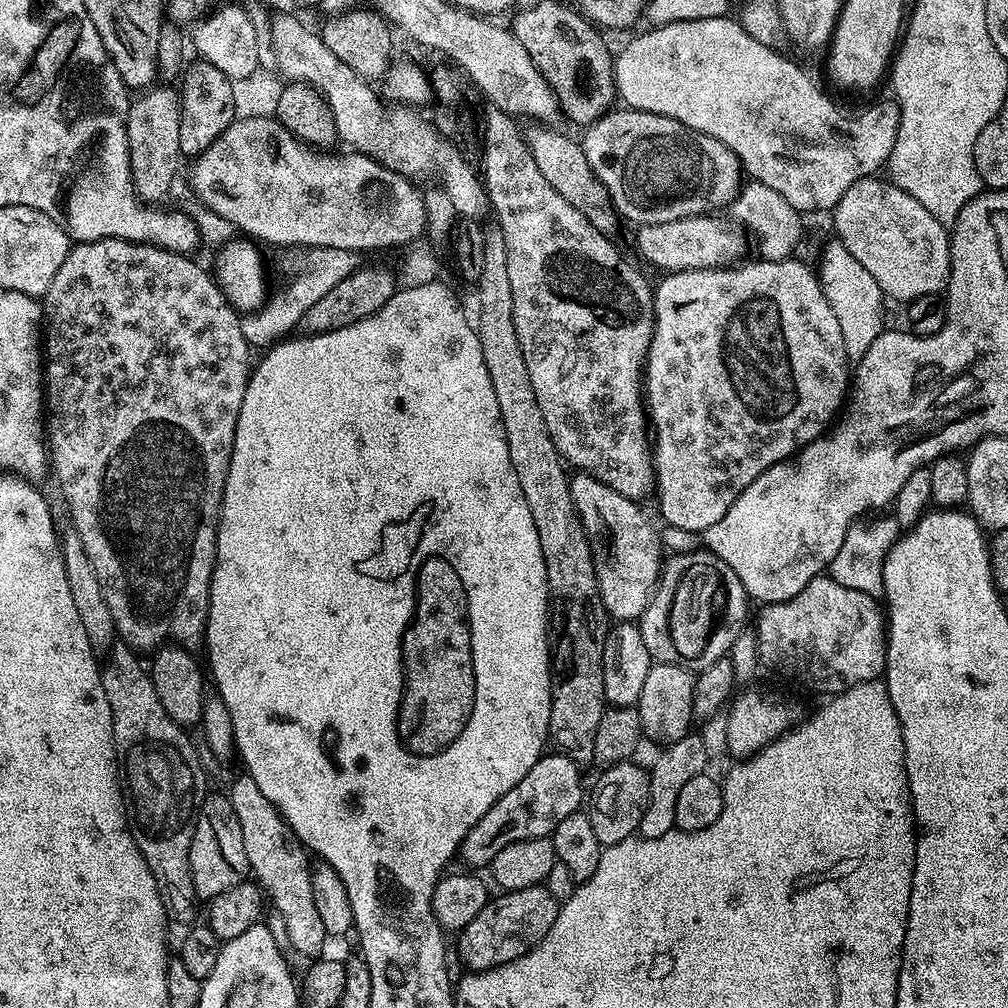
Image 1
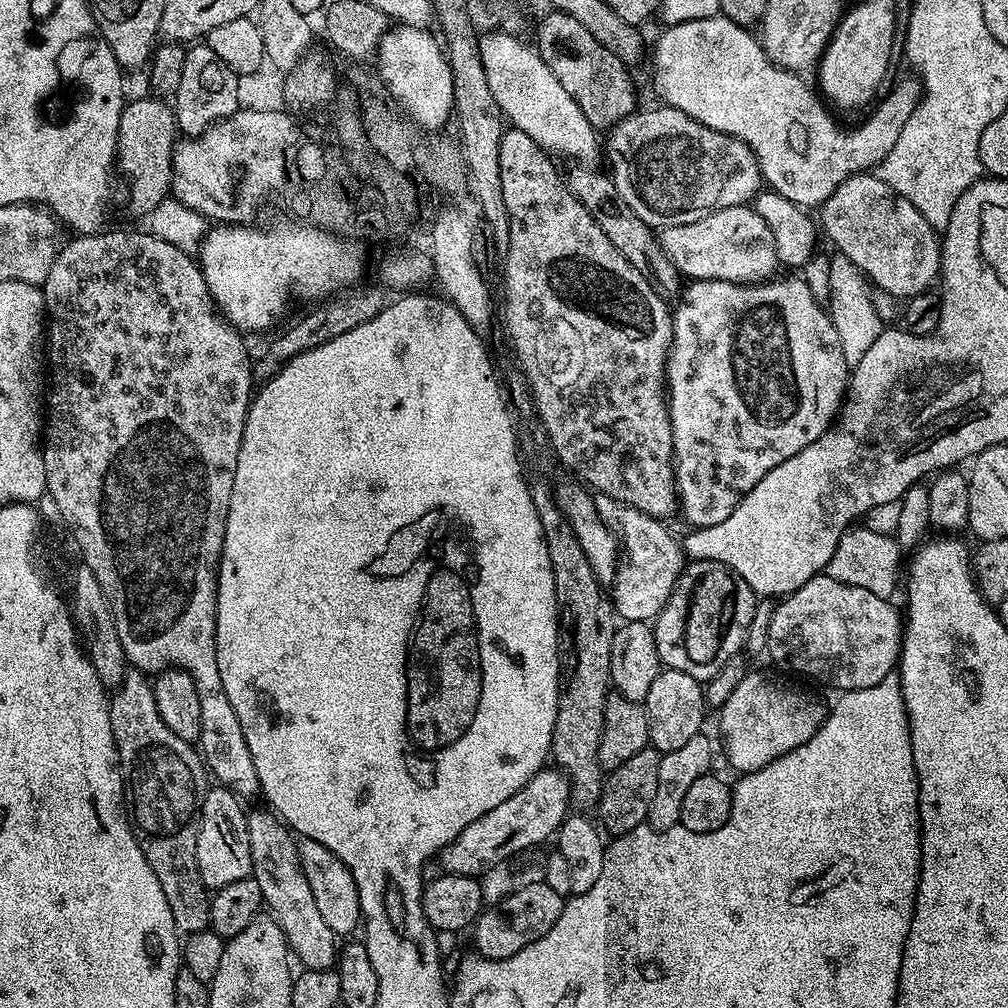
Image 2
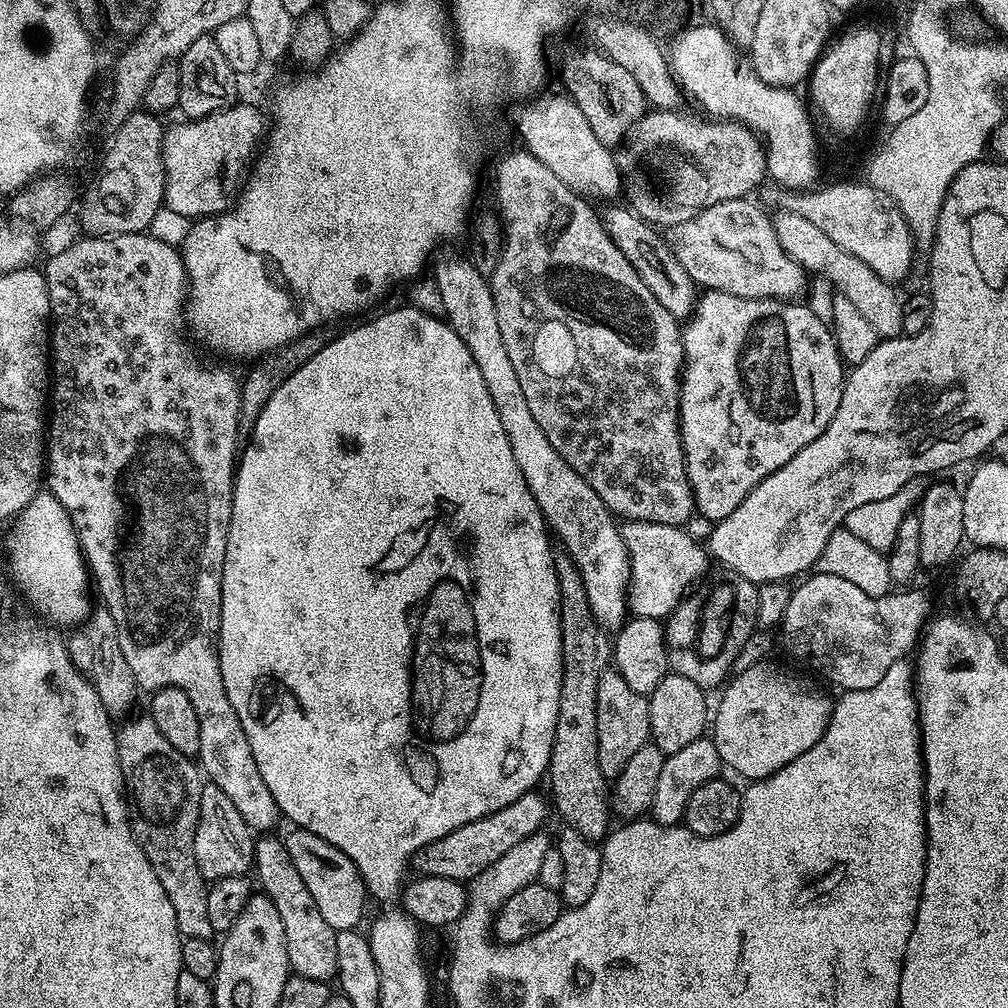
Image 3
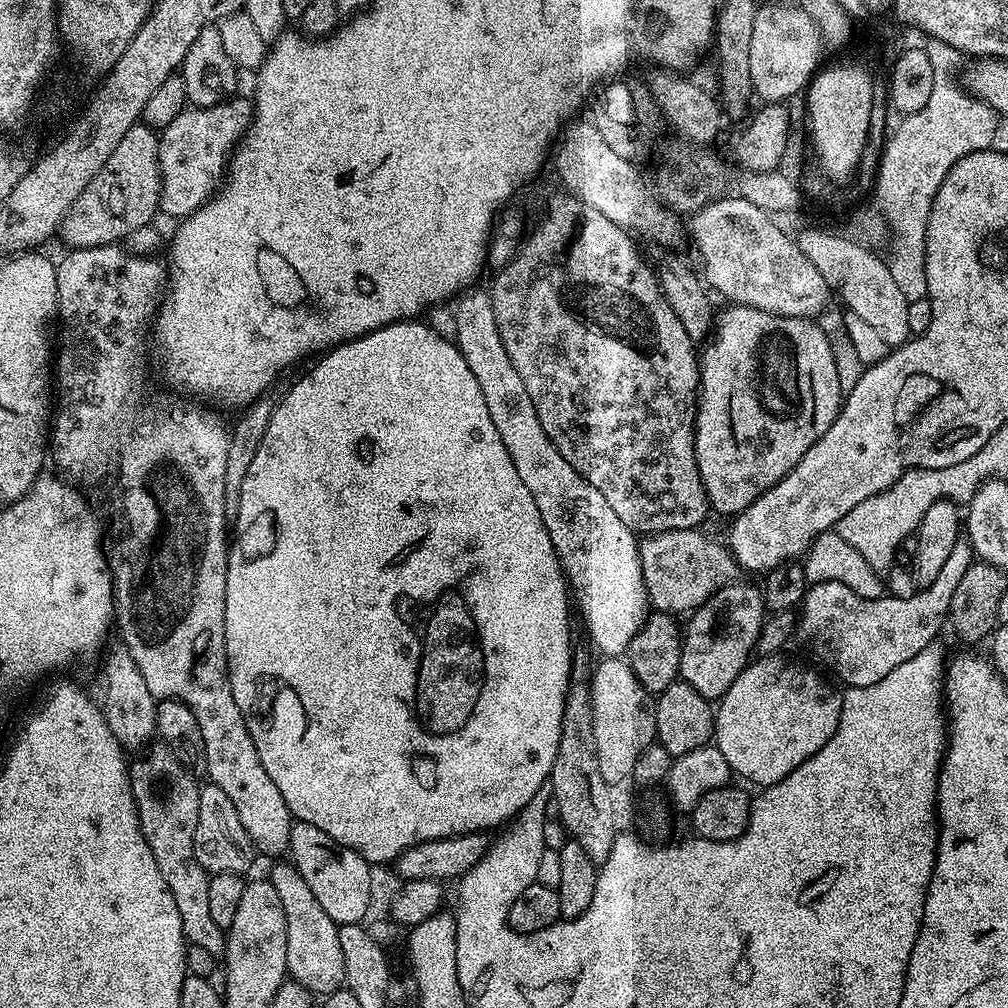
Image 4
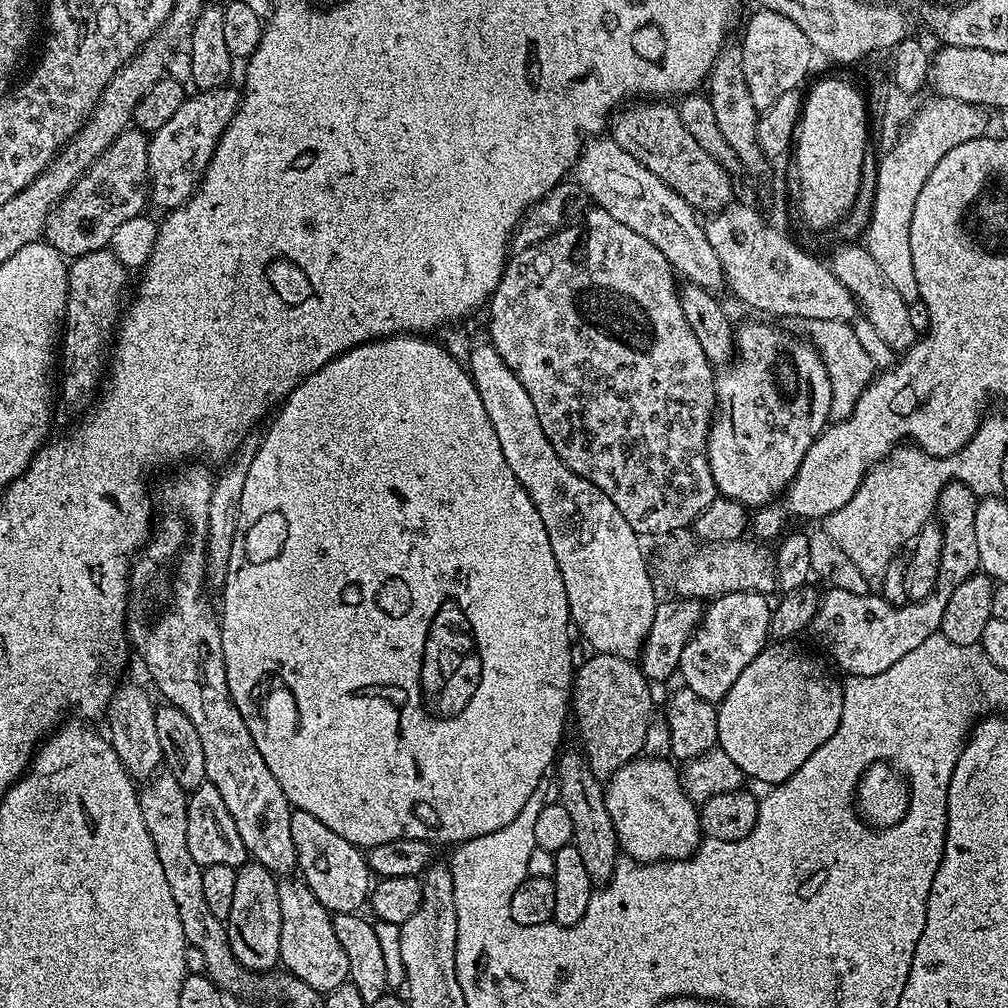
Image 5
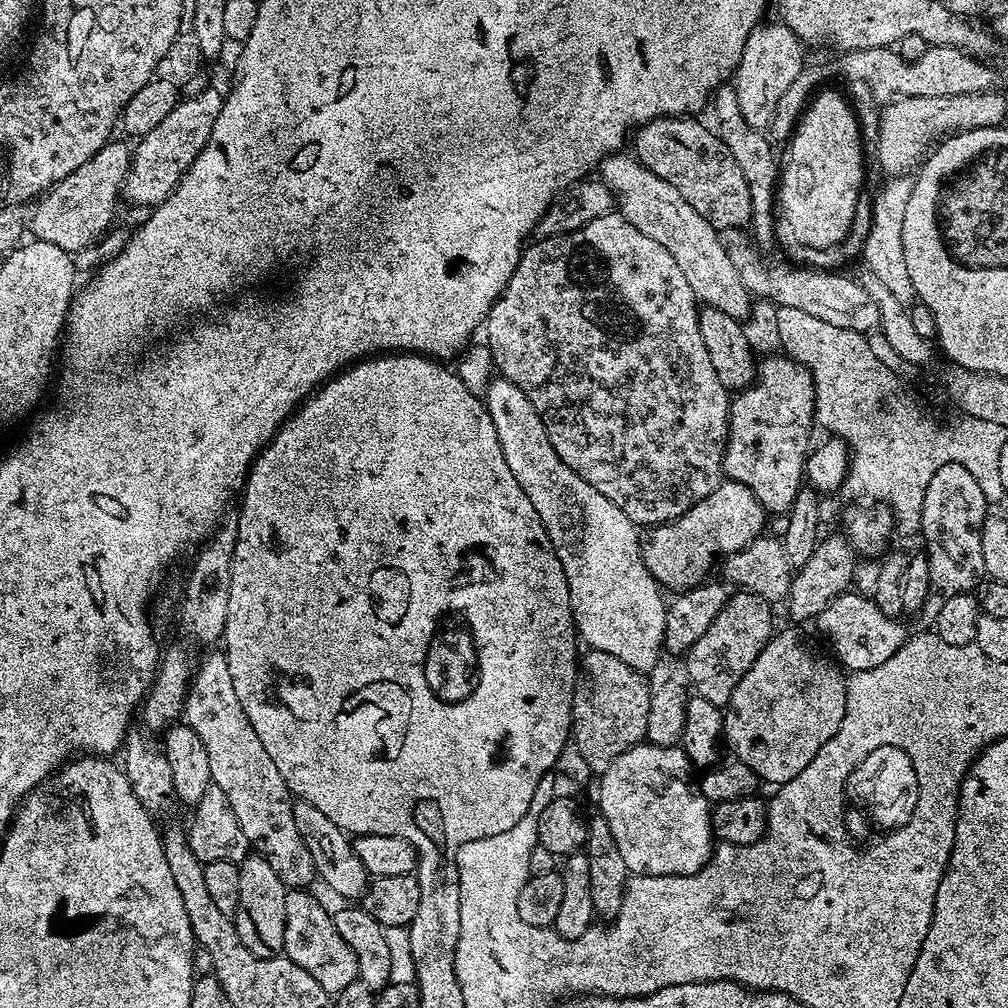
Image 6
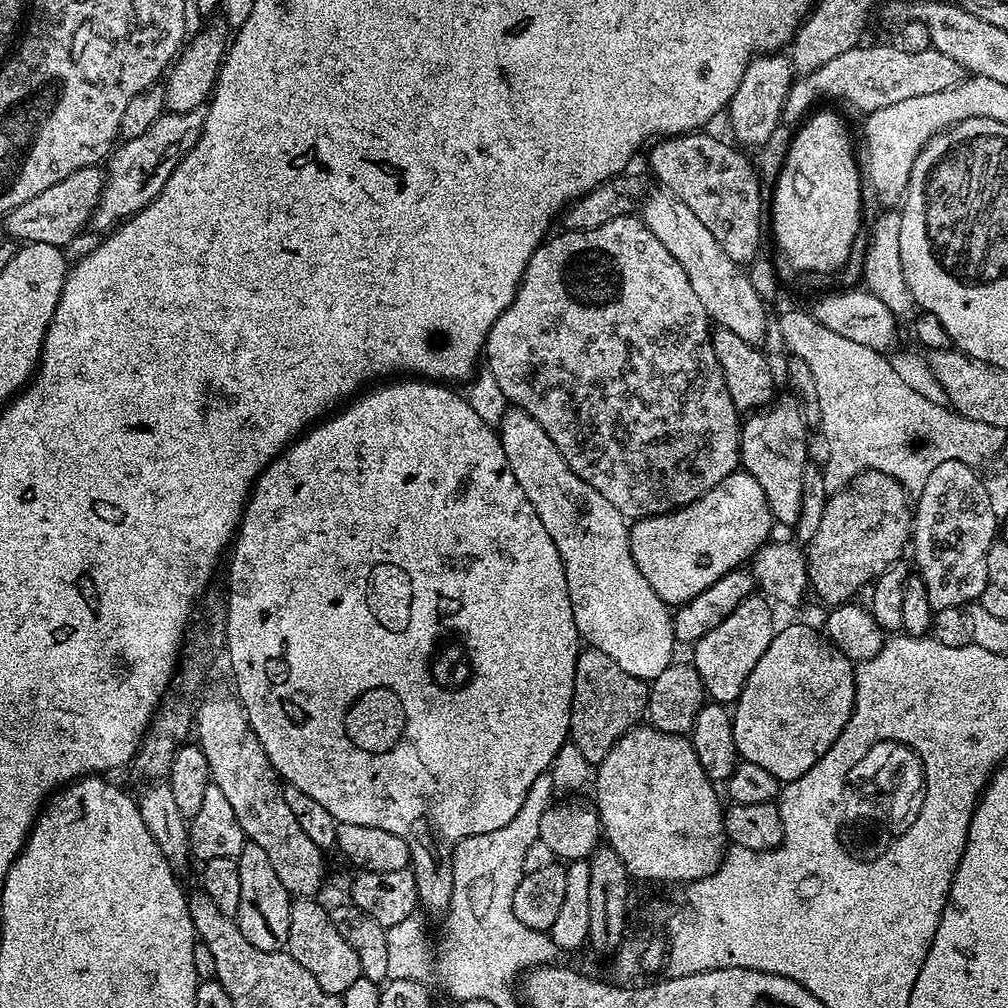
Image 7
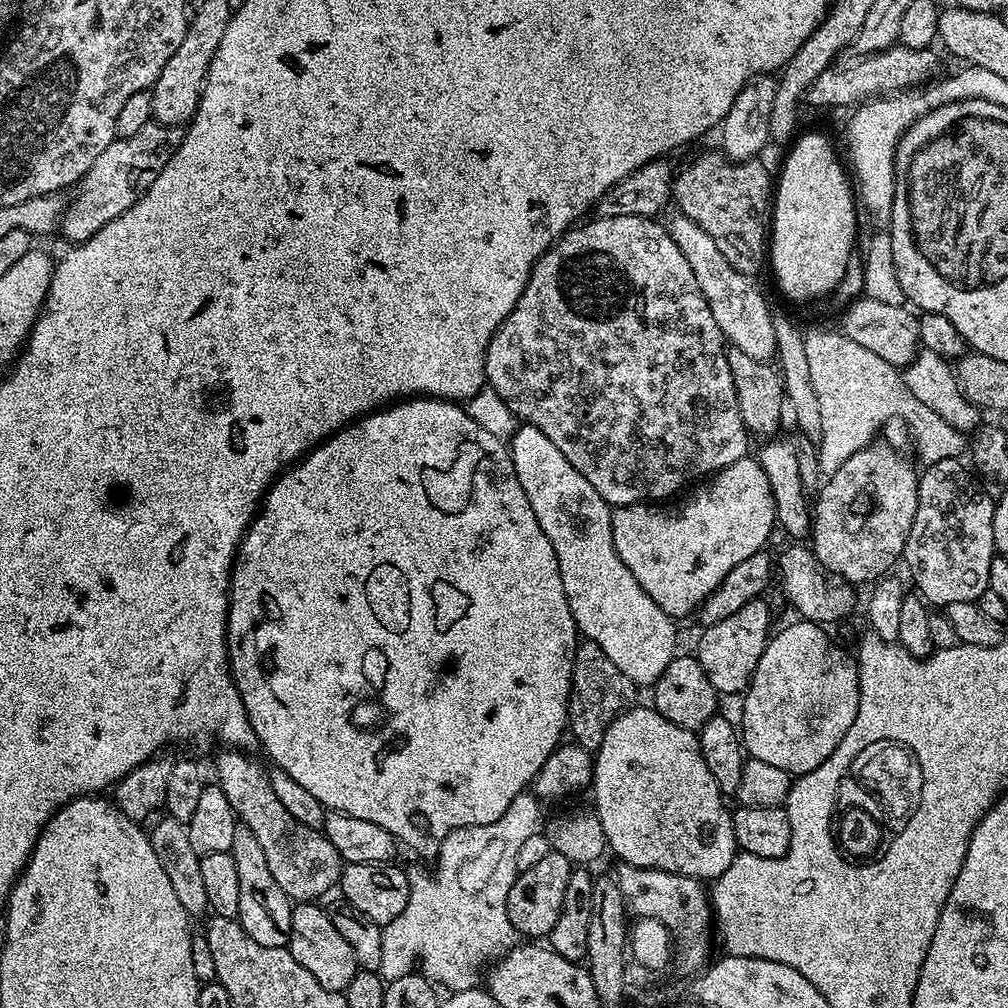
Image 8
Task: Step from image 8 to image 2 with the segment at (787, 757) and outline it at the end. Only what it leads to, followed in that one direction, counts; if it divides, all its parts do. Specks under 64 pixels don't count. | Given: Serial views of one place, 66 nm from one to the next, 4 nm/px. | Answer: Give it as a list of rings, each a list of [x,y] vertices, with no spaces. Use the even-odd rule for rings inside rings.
[[[749,671],[747,676],[738,682],[734,694],[726,698],[726,702],[718,709],[720,716],[720,732],[724,735],[724,748],[728,751],[728,760],[737,768],[737,773],[753,772],[762,770],[774,758],[810,742],[814,734],[824,724],[826,715],[826,704],[816,696],[811,696],[808,692],[803,692],[800,688],[795,688],[792,684],[787,684],[784,680],[779,680],[776,676],[771,676],[768,672]]]

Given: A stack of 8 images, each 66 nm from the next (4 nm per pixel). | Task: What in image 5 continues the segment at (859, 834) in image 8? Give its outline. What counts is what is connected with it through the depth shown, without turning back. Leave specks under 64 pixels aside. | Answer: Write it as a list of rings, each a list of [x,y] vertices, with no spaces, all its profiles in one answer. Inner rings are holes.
[[[875,756],[873,760],[868,760],[868,764],[864,764],[864,768],[860,768],[856,780],[852,780],[848,808],[852,808],[852,820],[856,820],[864,832],[872,832],[872,836],[884,836],[884,832],[896,832],[896,828],[908,824],[915,796],[916,787],[912,784],[908,768],[904,768],[904,764],[892,756]]]

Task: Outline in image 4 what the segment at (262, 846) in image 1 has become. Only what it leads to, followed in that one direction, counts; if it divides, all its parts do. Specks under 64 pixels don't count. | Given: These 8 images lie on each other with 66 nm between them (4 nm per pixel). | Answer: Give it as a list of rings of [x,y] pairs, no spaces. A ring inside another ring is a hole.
[[[285,862],[273,866],[270,879],[274,890],[278,892],[278,902],[282,902],[282,914],[286,922],[288,976],[320,998],[345,987],[342,942],[338,942],[340,929],[332,921],[330,914],[326,914],[326,910],[318,906],[314,890],[306,886],[306,878],[298,874],[295,864]]]

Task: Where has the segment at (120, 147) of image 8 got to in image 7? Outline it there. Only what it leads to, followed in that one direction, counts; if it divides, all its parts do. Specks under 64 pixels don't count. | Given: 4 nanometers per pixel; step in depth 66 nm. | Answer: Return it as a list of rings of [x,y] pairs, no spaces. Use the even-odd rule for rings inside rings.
[[[195,108],[186,114],[168,112],[160,116],[158,122],[146,130],[146,134],[138,134],[138,138],[123,141],[107,157],[104,189],[98,206],[92,212],[91,231],[104,234],[115,229],[128,217],[142,211],[160,193],[162,186],[166,186],[166,178],[174,174],[178,162],[182,162],[184,155],[198,142],[204,125],[204,114],[204,108]]]

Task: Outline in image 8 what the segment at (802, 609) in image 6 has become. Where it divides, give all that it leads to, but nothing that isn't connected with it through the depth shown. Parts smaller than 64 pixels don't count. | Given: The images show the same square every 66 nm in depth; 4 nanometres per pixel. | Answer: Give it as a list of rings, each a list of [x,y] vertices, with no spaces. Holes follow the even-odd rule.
[[[873,442],[848,458],[837,473],[827,477],[824,488],[814,500],[810,533],[812,553],[825,572],[861,586],[860,584],[875,582],[893,571],[892,563],[903,557],[907,536],[914,525],[915,511],[918,510],[921,473],[917,465],[913,464],[890,445]]]

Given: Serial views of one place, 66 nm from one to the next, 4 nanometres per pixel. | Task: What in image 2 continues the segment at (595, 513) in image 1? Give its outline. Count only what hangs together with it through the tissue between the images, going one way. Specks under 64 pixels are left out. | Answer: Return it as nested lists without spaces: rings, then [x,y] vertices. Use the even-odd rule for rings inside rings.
[[[597,495],[595,501],[602,522],[612,531],[618,545],[616,579],[610,585],[612,607],[624,622],[655,621],[684,570],[686,557],[681,541],[668,533],[663,519],[642,514],[642,510],[634,510],[609,496]]]

